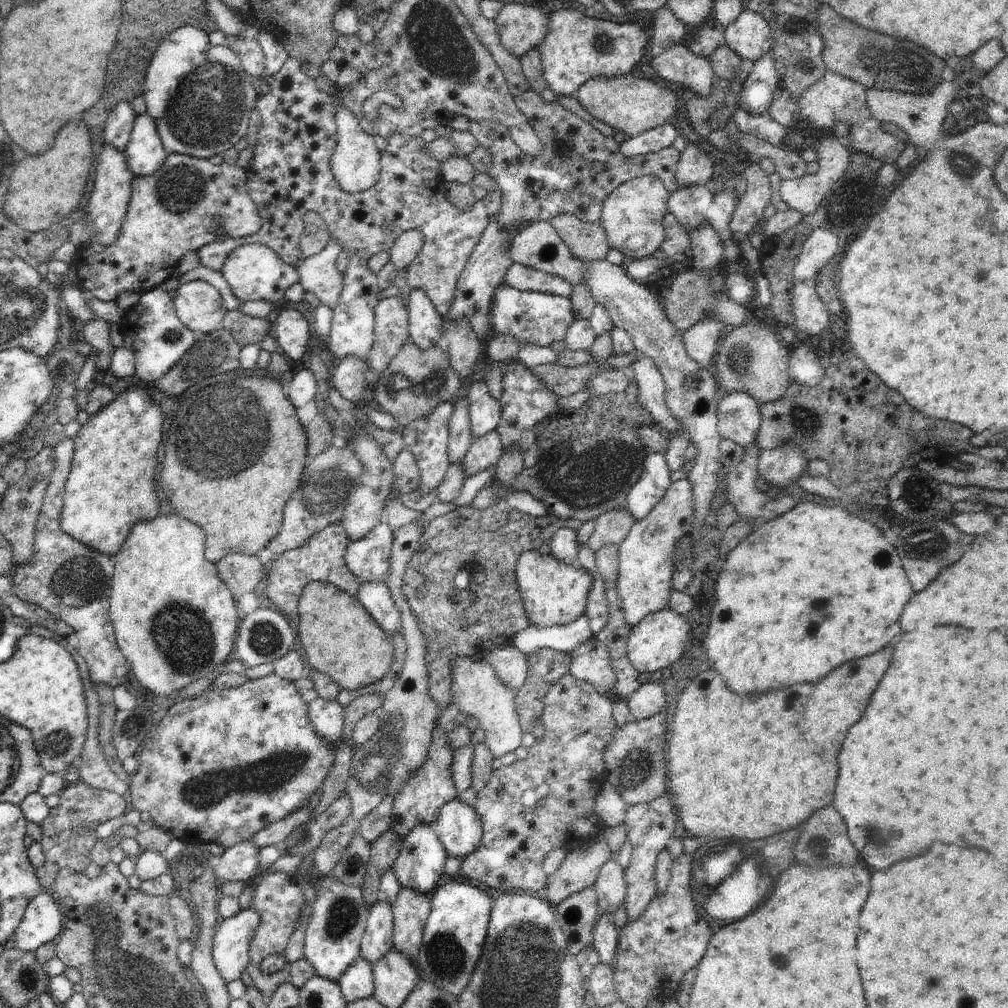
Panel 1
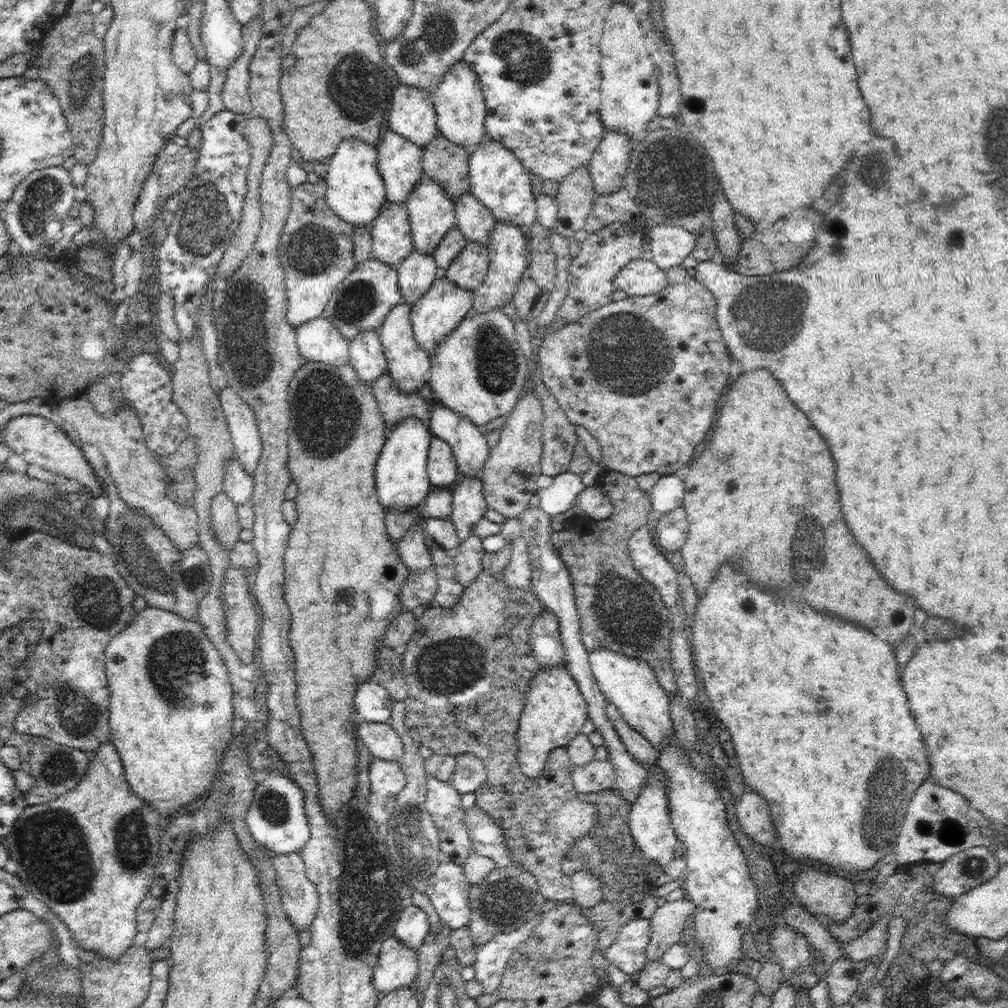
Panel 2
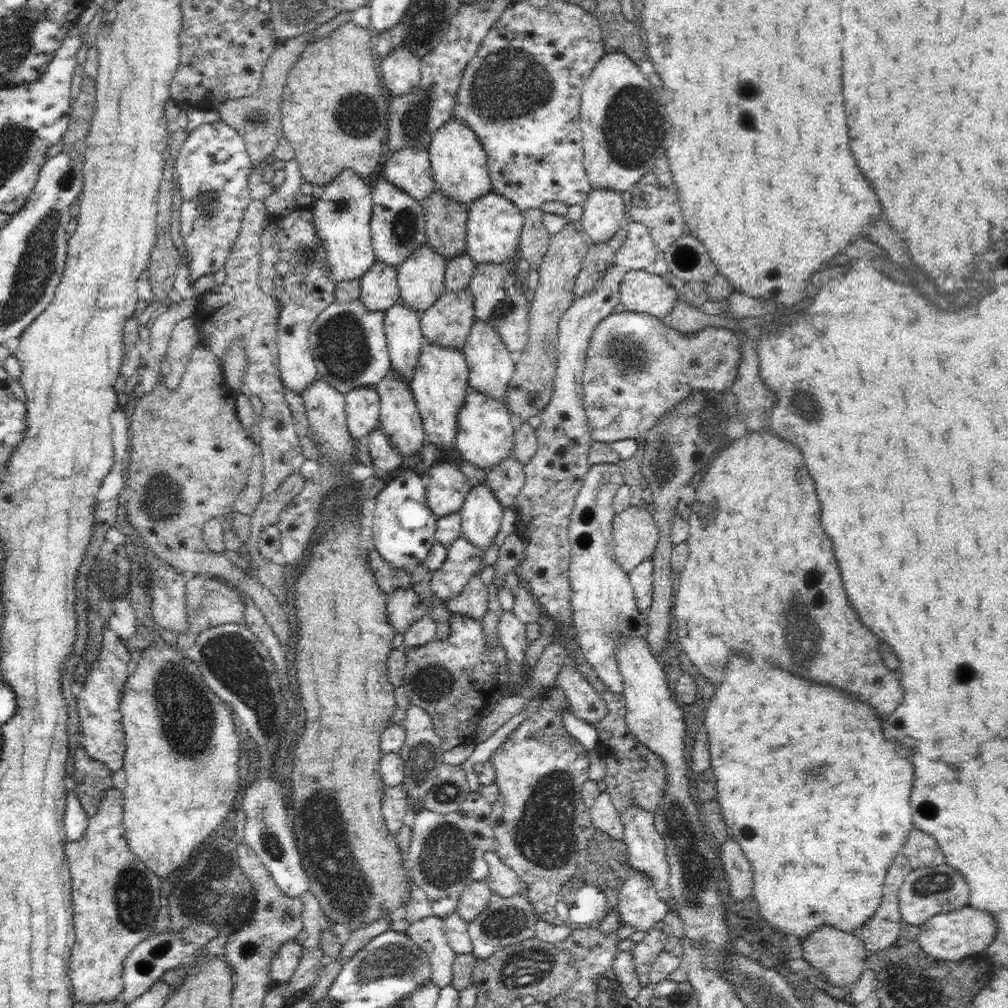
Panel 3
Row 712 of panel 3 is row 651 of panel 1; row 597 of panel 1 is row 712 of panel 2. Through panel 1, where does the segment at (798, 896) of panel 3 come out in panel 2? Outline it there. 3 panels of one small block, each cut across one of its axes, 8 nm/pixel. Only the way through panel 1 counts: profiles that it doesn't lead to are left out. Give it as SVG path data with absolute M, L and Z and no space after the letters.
M722 562L718 576L714 576L714 580L710 582L705 596L699 597L696 612L691 618L694 626L689 635L698 677L704 682L714 712L730 730L730 736L734 738L732 742L734 742L746 784L754 788L756 792L760 792L768 800L770 808L774 808L772 810L774 825L777 835L780 834L778 839L781 841L784 852L787 854L790 852L792 856L800 858L797 862L819 860L834 870L840 868L846 872L871 869L879 864L881 858L892 851L892 844L897 840L914 791L930 776L930 761L926 753L928 749L924 746L924 737L916 727L907 696L902 690L903 683L898 678L900 674L897 670L894 648L888 642L878 642L878 636L866 630L864 626L844 622L836 614L818 612L810 606L794 604L790 598L778 598L762 590L758 584L752 584L746 574L736 572L726 562Z

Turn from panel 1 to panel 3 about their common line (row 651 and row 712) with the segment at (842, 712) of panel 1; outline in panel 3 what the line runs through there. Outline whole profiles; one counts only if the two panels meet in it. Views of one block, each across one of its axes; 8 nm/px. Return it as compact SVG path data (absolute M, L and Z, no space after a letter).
M770 429L747 432L744 437L734 440L729 446L726 445L726 448L720 452L720 455L710 462L703 471L703 478L700 480L697 488L692 487L690 484L685 486L680 493L680 499L684 500L691 508L689 536L687 538L690 554L680 573L678 592L674 596L672 627L678 633L680 644L690 661L698 668L698 672L700 672L698 679L700 681L704 678L709 679L709 682L716 688L722 682L720 678L724 676L726 654L728 654L728 650L736 648L736 650L742 650L746 656L750 656L754 662L770 660L770 662L776 662L776 664L792 670L794 674L802 674L806 678L838 686L838 688L850 692L853 698L872 705L874 709L878 709L880 719L882 719L882 722L885 722L886 718L902 702L904 687L902 687L900 678L890 668L886 668L884 660L880 658L878 636L860 622L858 614L854 612L854 608L852 608L852 604L848 600L848 594L846 594L846 590L842 586L842 578L840 578L840 570L838 570L838 562L836 562L836 556L834 556L832 542L826 536L824 528L820 526L820 502L818 502L818 494L816 494L816 484L814 484L814 478L810 476L810 472L808 472L808 468L804 464L800 448L796 448L796 444L790 442L790 440L782 440L778 433L774 433Z

